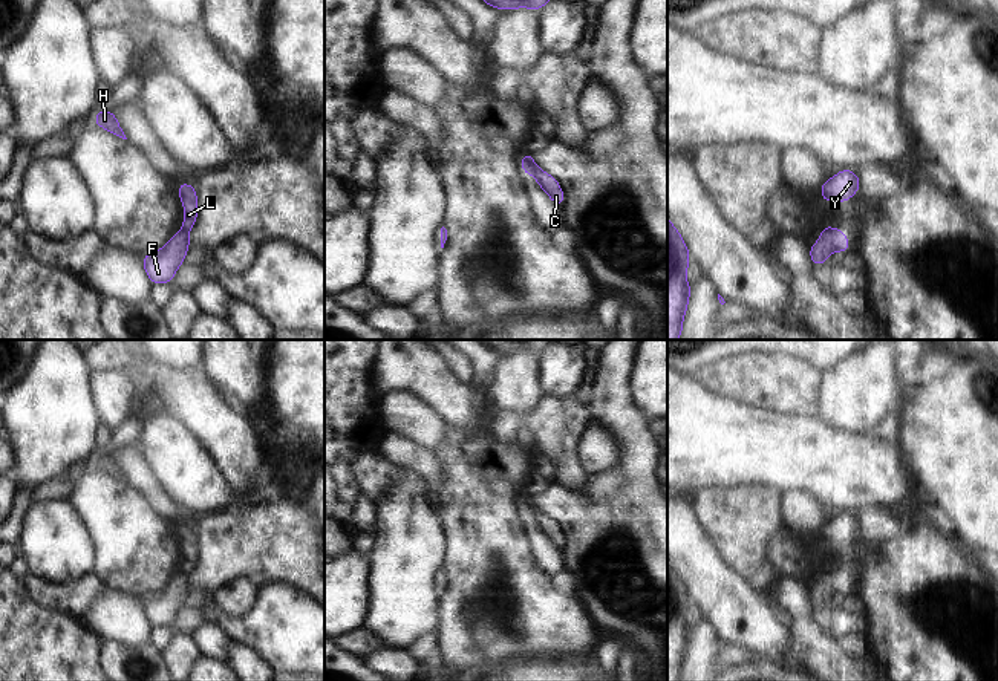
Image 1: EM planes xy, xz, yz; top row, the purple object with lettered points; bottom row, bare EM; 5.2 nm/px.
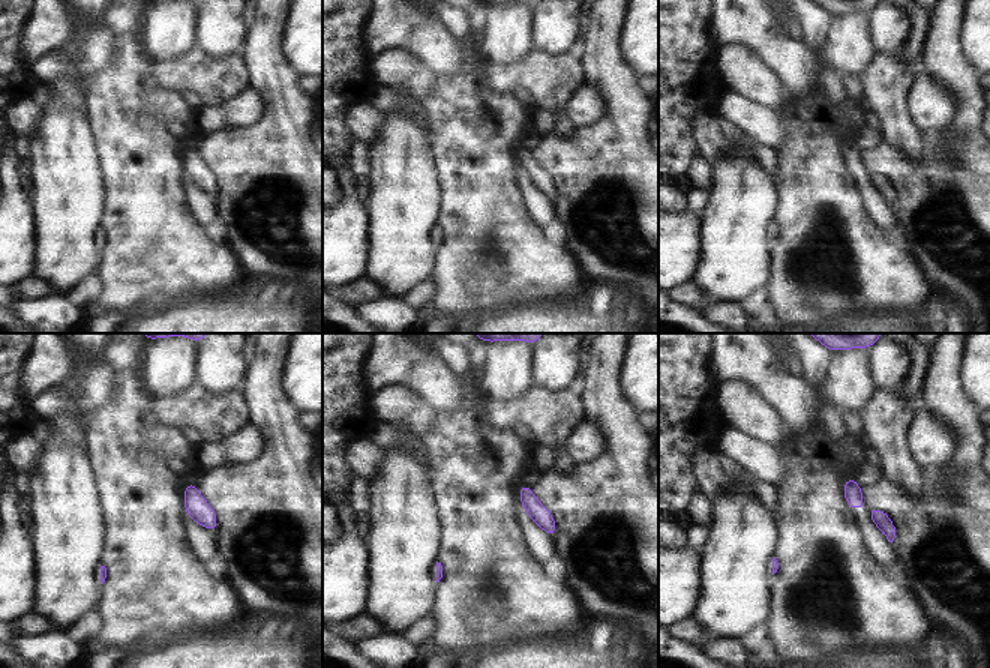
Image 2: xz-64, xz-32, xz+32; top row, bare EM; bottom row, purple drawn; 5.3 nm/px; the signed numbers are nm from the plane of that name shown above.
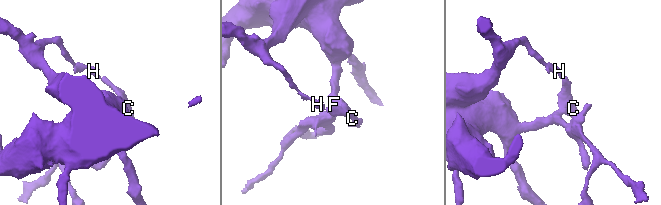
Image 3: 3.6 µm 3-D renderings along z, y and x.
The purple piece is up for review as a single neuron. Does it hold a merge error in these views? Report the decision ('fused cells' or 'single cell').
fused cells

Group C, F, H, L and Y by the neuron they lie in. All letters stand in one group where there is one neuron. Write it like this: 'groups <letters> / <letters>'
groups C H L Y / F

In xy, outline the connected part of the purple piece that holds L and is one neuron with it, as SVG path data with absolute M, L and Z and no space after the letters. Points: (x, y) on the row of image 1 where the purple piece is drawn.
M182 181L179 182L178 193L179 199L184 202L184 223L181 230L188 234L196 223L199 211L196 188Z

